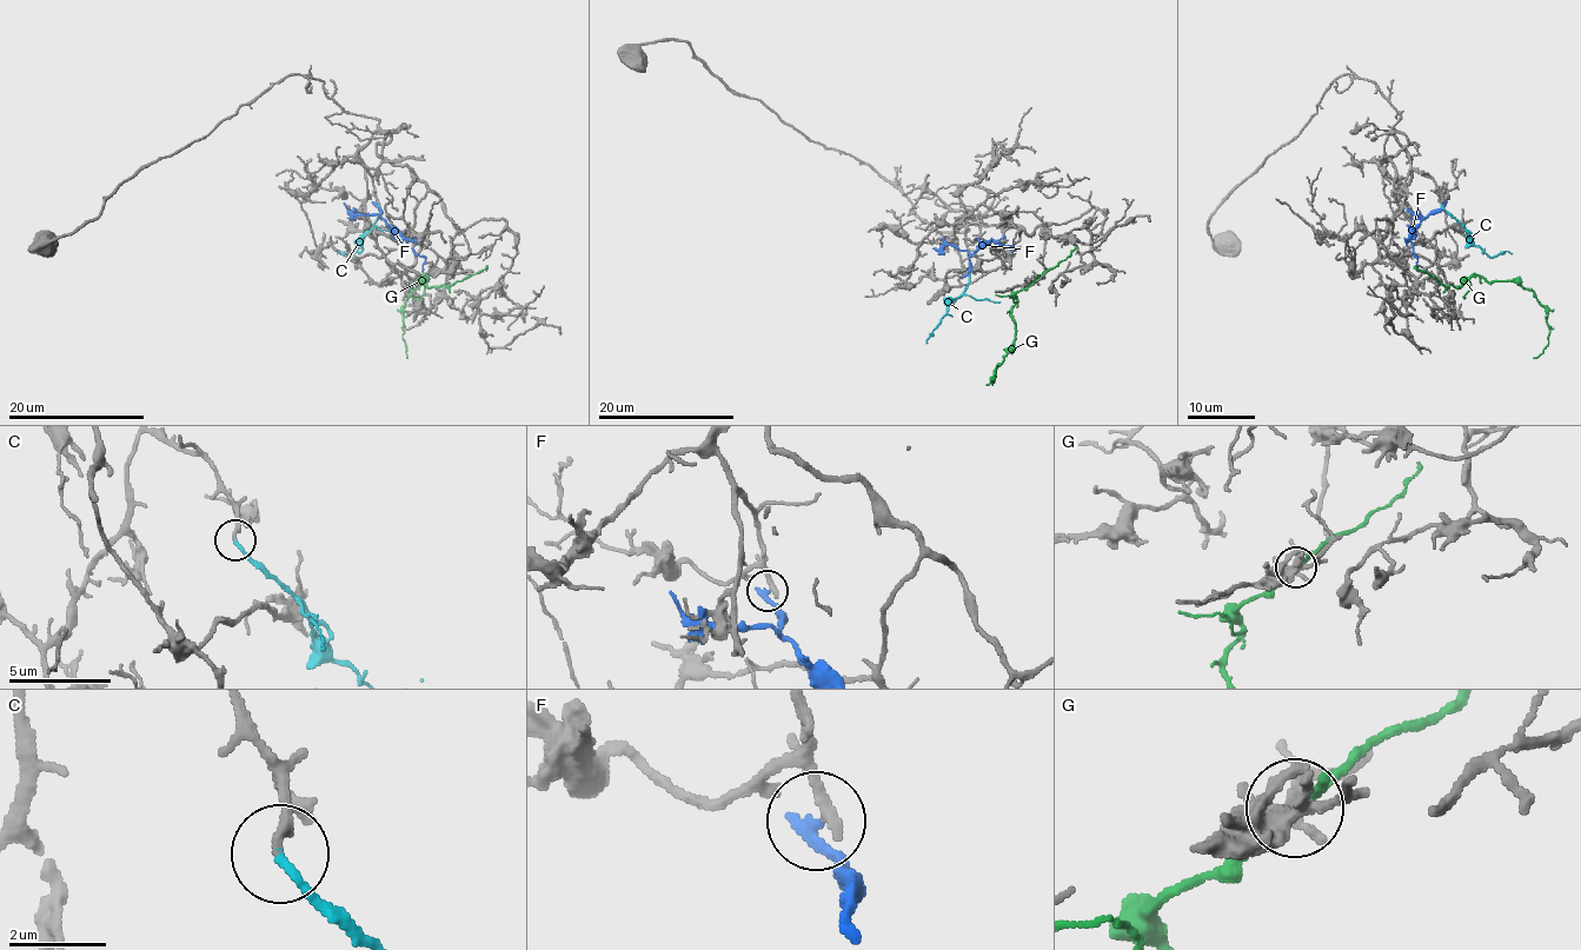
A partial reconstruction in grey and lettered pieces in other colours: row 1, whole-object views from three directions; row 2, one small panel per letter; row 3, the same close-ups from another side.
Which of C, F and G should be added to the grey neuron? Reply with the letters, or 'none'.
C

